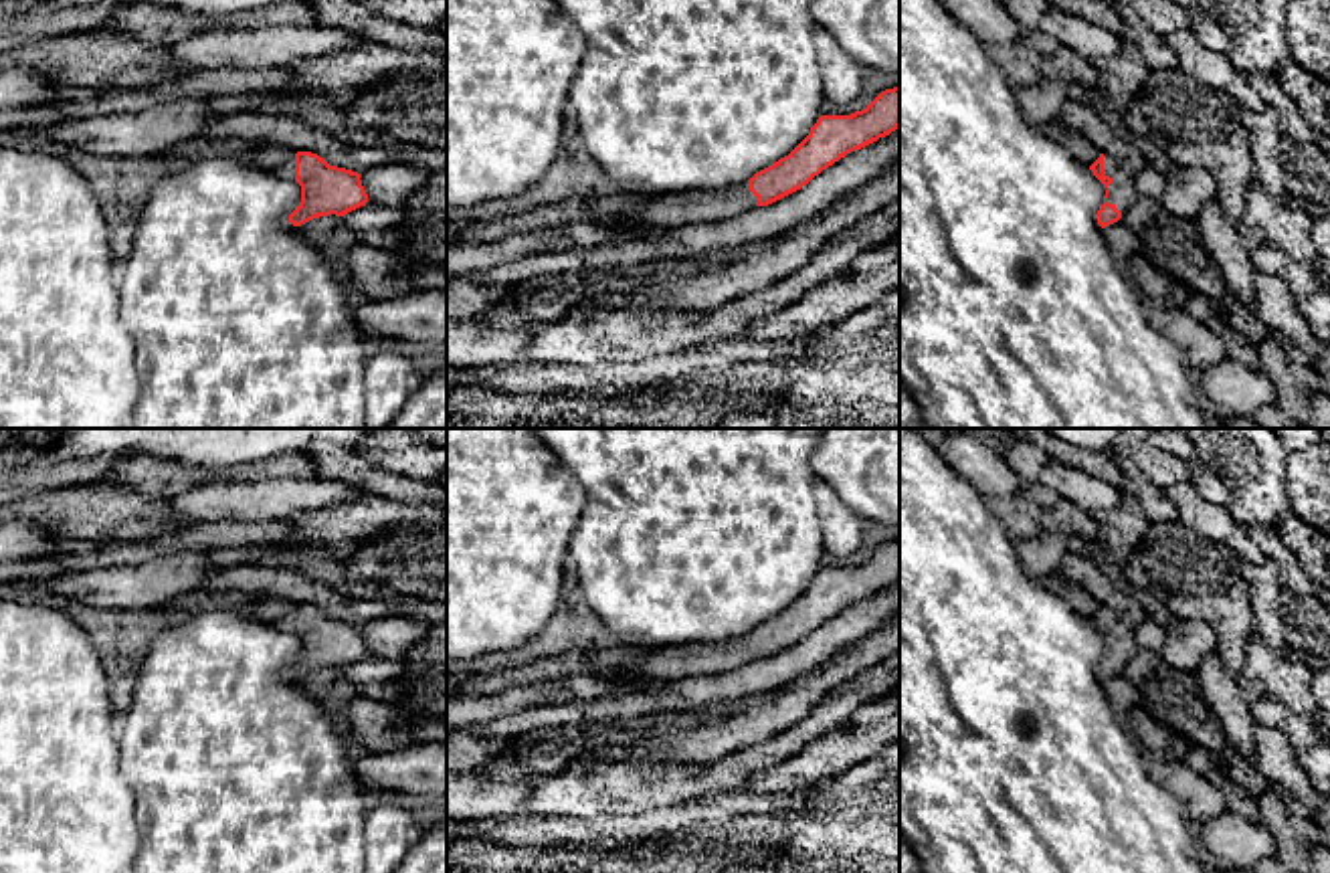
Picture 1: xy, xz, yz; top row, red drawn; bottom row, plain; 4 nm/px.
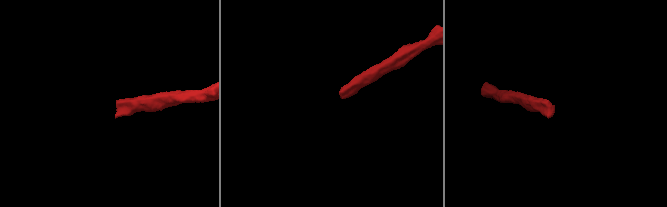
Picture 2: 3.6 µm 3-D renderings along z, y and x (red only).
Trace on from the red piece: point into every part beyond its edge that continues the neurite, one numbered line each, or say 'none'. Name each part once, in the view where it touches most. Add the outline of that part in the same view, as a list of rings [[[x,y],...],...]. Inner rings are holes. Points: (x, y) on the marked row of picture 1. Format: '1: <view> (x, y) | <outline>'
1: yz (1122, 192) | [[[1104,154],[1104,172],[1110,176],[1114,182],[1106,188],[1108,198],[1106,202],[1114,204],[1122,216],[1126,210],[1132,206],[1132,202],[1138,198],[1136,188],[1134,188],[1134,176],[1122,170],[1114,158]]]

